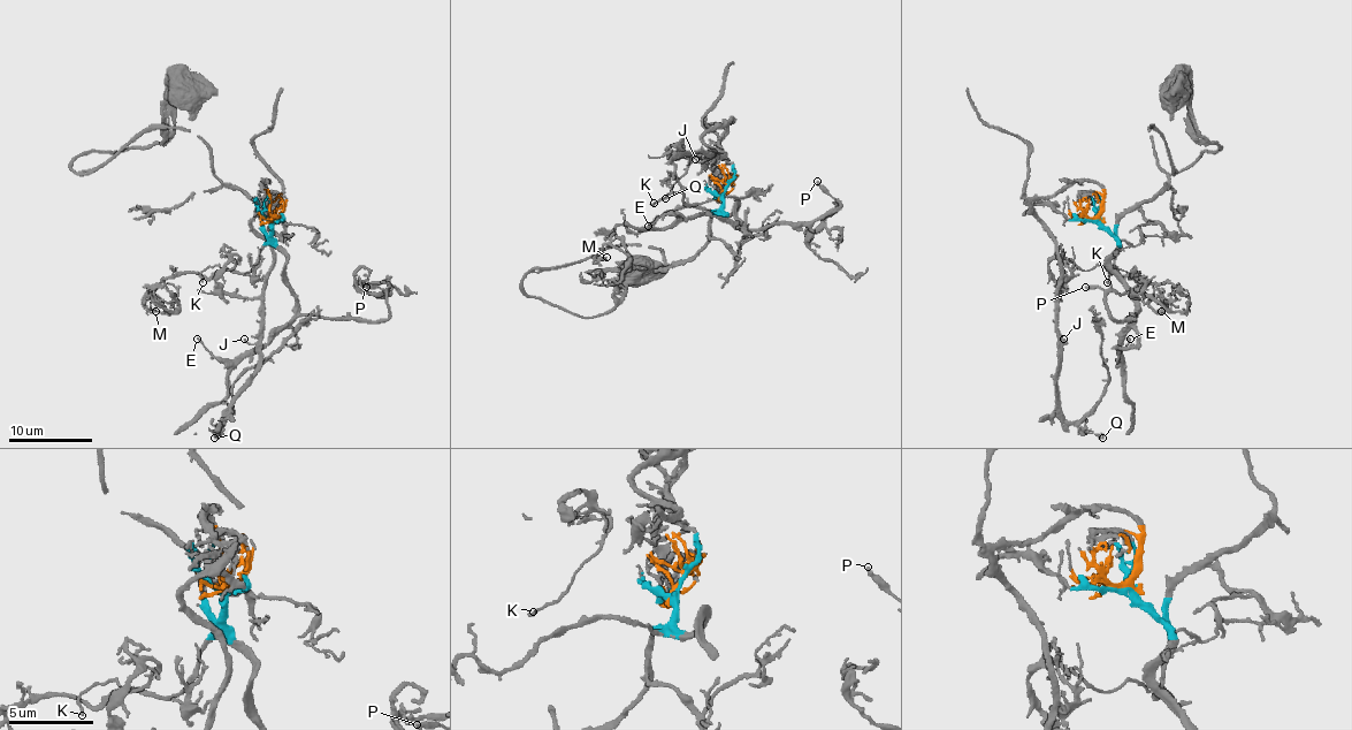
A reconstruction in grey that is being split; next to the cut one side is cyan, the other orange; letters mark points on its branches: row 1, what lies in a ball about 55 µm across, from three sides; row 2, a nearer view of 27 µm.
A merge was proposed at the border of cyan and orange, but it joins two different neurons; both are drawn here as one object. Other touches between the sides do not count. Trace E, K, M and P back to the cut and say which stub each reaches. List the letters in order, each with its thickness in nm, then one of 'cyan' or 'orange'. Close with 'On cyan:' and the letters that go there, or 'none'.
E: 170 nm | cyan
K: 120 nm | orange
M: 80 nm | cyan
P: 240 nm | cyan
On cyan: E, M, P

